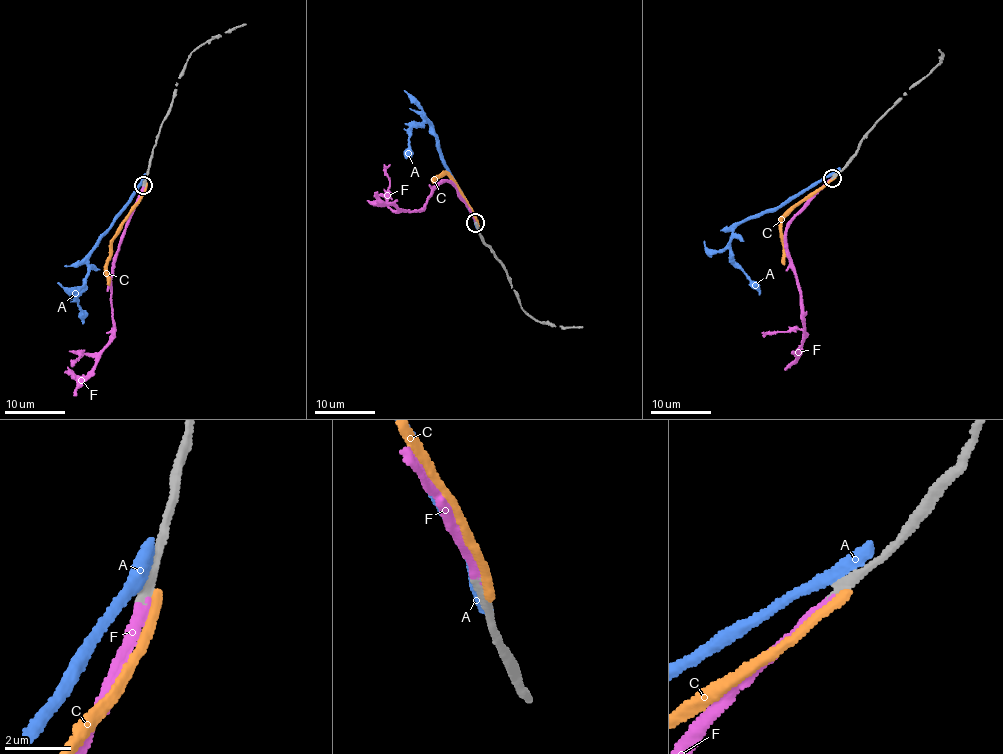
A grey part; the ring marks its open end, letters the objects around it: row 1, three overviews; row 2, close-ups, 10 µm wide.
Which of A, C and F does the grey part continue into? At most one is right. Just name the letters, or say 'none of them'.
F

